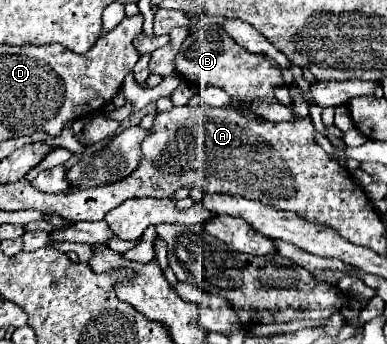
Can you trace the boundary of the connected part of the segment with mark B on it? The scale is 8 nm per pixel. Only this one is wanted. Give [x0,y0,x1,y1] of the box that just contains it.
[174,22,284,104]

